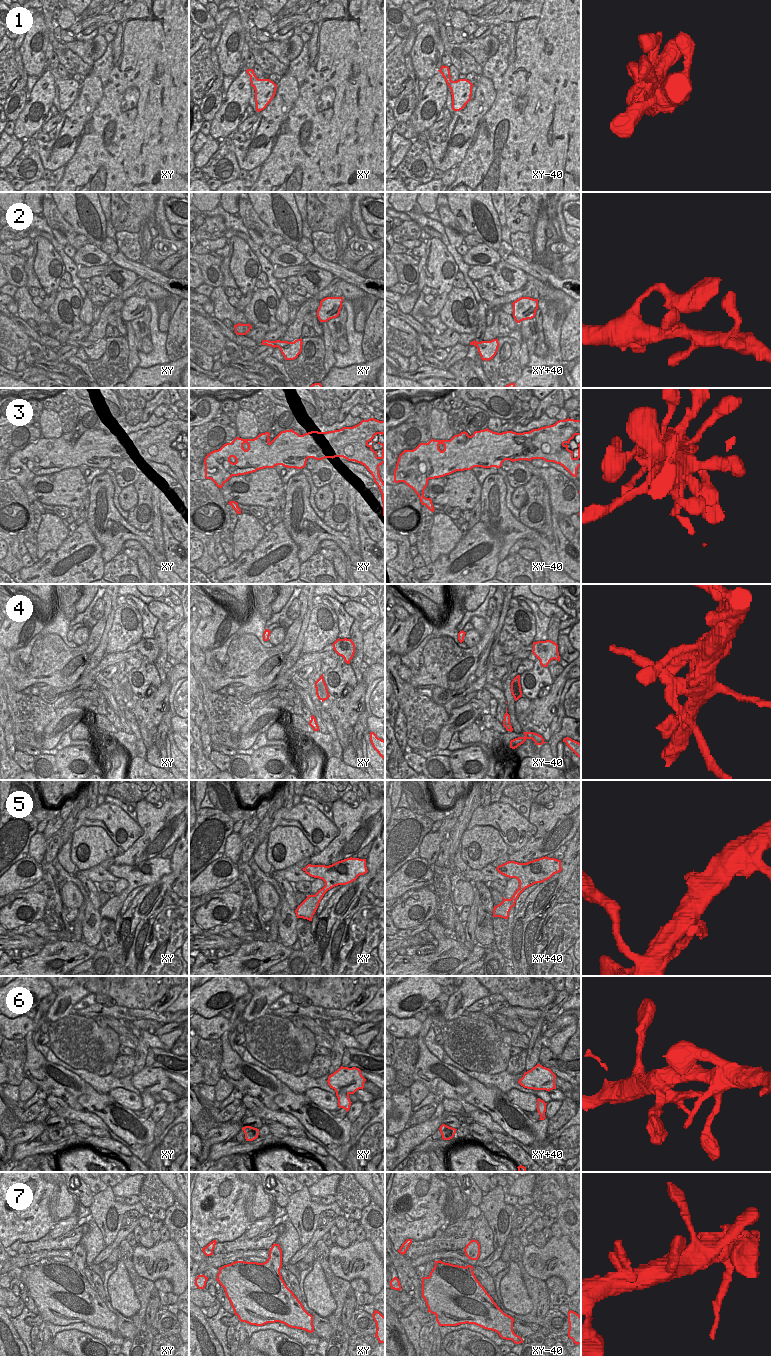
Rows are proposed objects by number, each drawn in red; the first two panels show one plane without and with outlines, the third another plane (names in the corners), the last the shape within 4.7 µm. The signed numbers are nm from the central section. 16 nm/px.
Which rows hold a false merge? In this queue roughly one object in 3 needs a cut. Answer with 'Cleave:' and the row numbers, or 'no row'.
Cleave: 4

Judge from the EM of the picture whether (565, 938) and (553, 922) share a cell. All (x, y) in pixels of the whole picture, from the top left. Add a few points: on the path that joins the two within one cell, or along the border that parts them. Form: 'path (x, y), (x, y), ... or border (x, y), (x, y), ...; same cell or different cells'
path (564, 934), (557, 926); same cell

